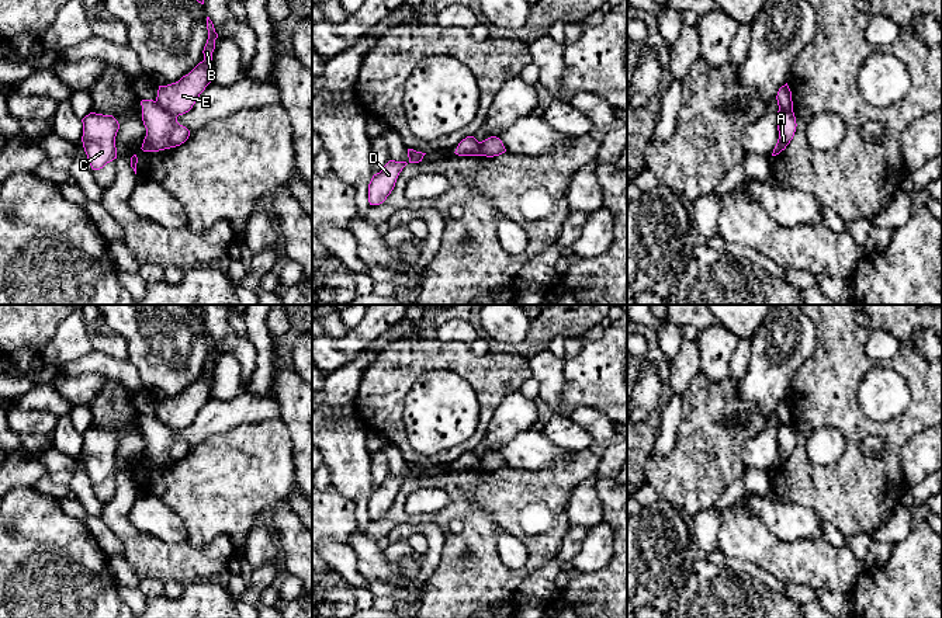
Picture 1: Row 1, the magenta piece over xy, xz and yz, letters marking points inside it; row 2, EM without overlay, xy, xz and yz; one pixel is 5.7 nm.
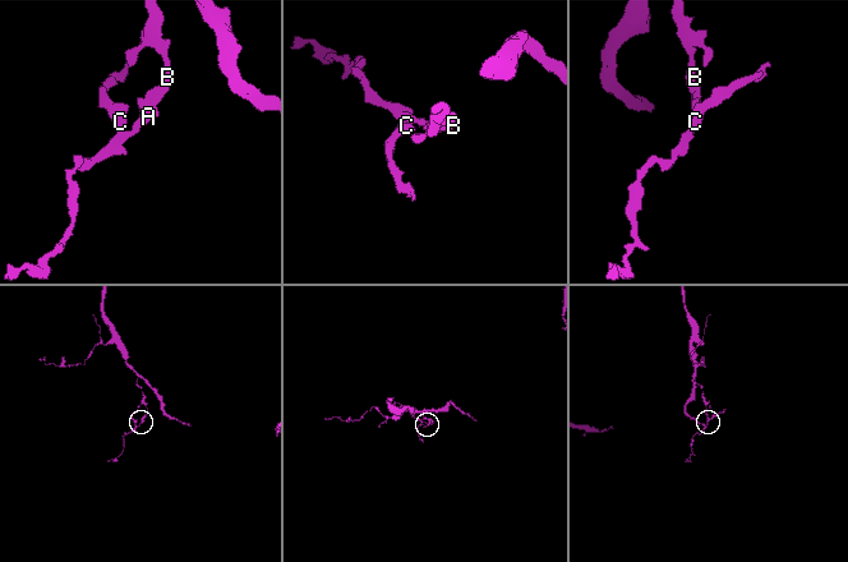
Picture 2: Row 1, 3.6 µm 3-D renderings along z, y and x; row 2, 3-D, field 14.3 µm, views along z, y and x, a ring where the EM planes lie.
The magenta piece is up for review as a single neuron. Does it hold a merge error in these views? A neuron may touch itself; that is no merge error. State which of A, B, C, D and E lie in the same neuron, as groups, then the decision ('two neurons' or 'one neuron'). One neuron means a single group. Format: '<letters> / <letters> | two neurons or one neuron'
A C D / B E | two neurons

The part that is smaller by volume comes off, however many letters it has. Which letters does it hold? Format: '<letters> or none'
A, C, D

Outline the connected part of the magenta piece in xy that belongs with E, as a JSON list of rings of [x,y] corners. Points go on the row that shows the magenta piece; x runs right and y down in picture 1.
[[[207,17],[208,39],[204,46],[204,60],[200,62],[188,74],[183,76],[179,81],[159,86],[156,103],[172,115],[183,115],[188,112],[195,104],[200,94],[211,83],[212,73],[212,52],[215,49],[215,32],[214,24]]]

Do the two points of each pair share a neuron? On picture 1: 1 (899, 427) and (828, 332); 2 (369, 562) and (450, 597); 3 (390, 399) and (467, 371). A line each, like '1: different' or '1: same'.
1: same
2: different
3: same

